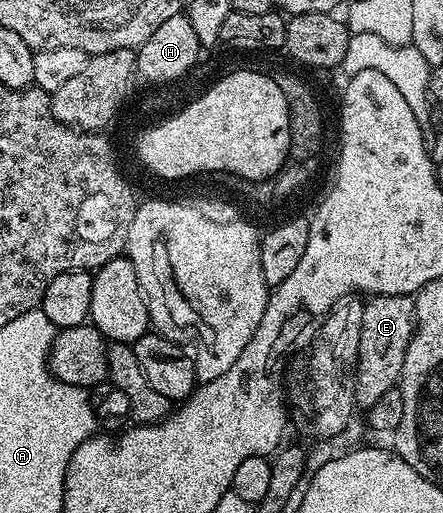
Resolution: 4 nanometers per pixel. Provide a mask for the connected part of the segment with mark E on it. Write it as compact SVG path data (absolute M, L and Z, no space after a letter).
M376 295L362 311L362 339L356 364L356 404L366 411L400 380L402 363L416 329L416 302L411 296Z

